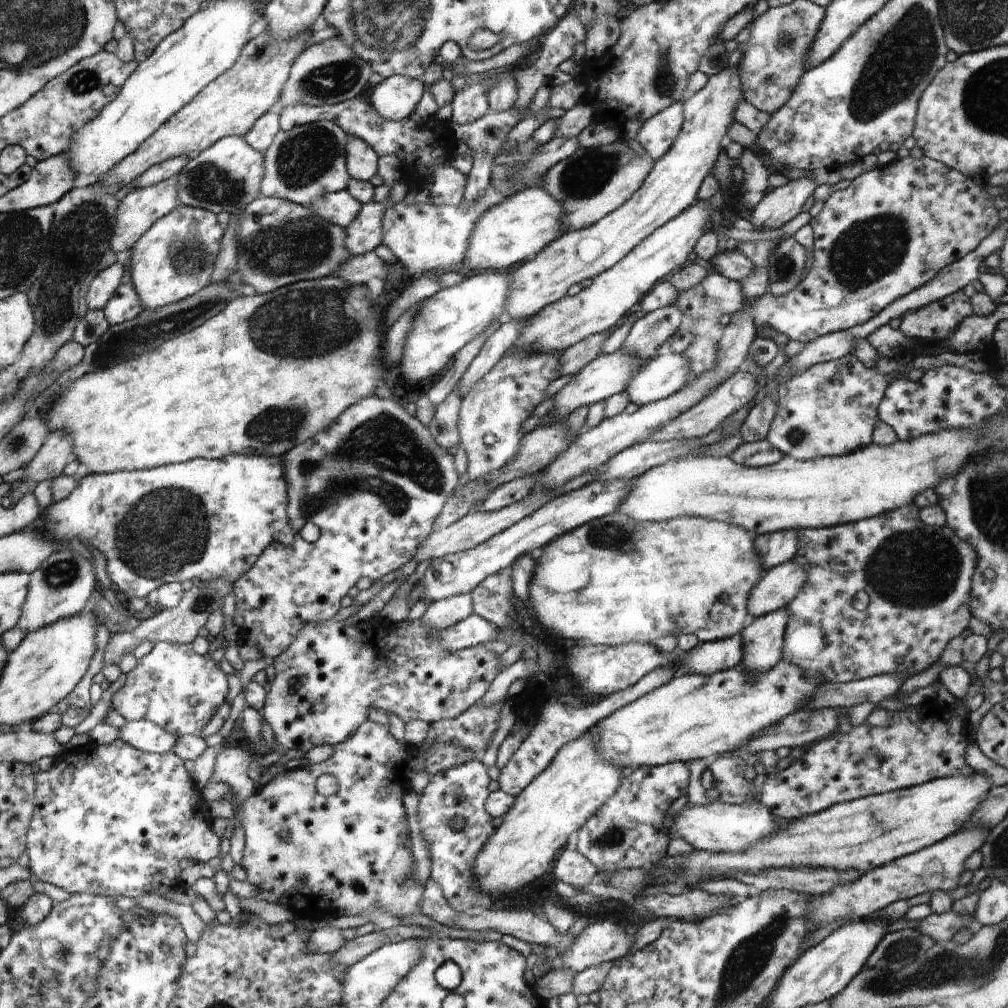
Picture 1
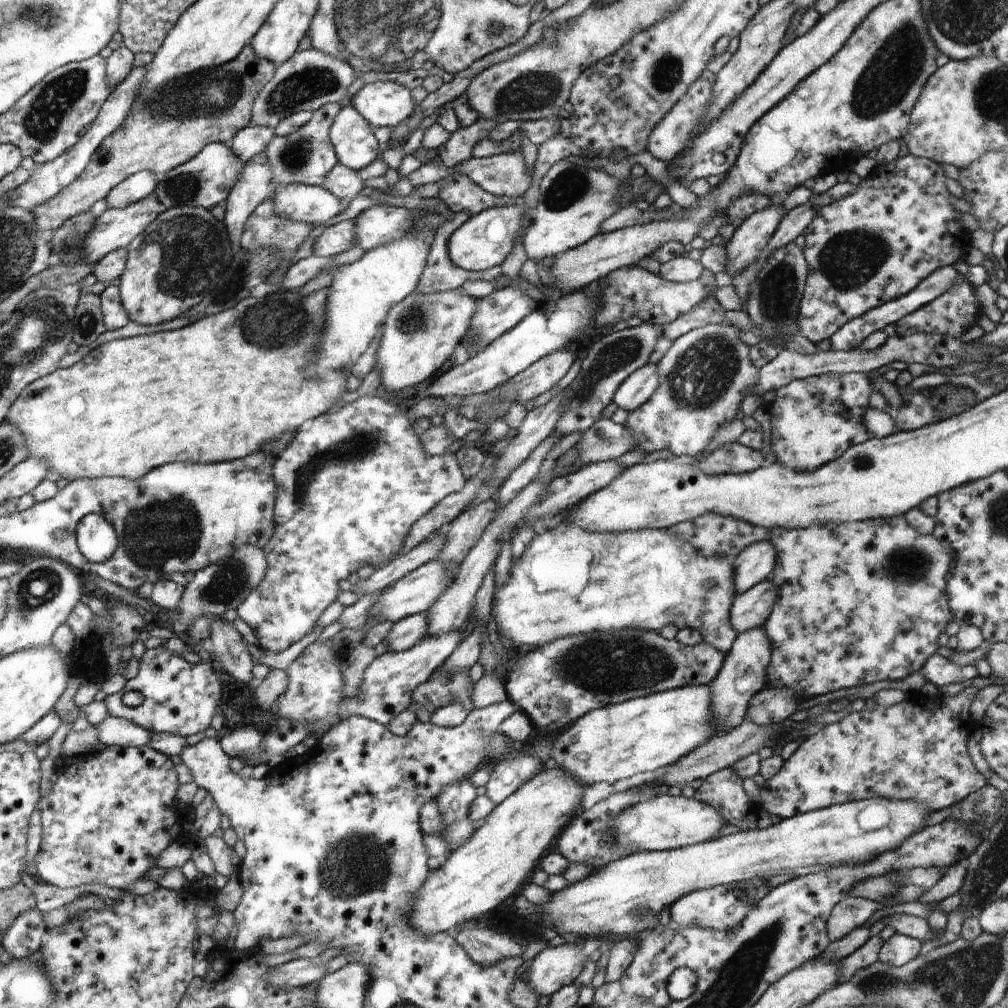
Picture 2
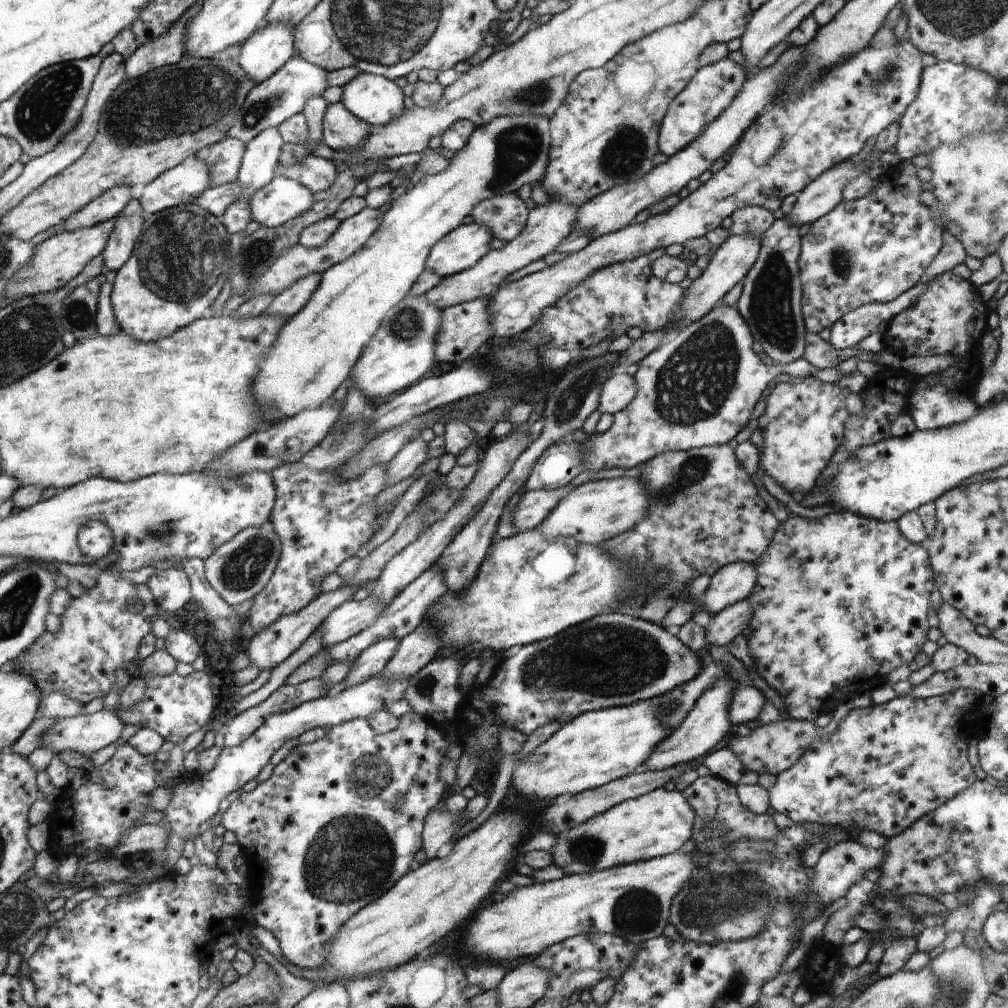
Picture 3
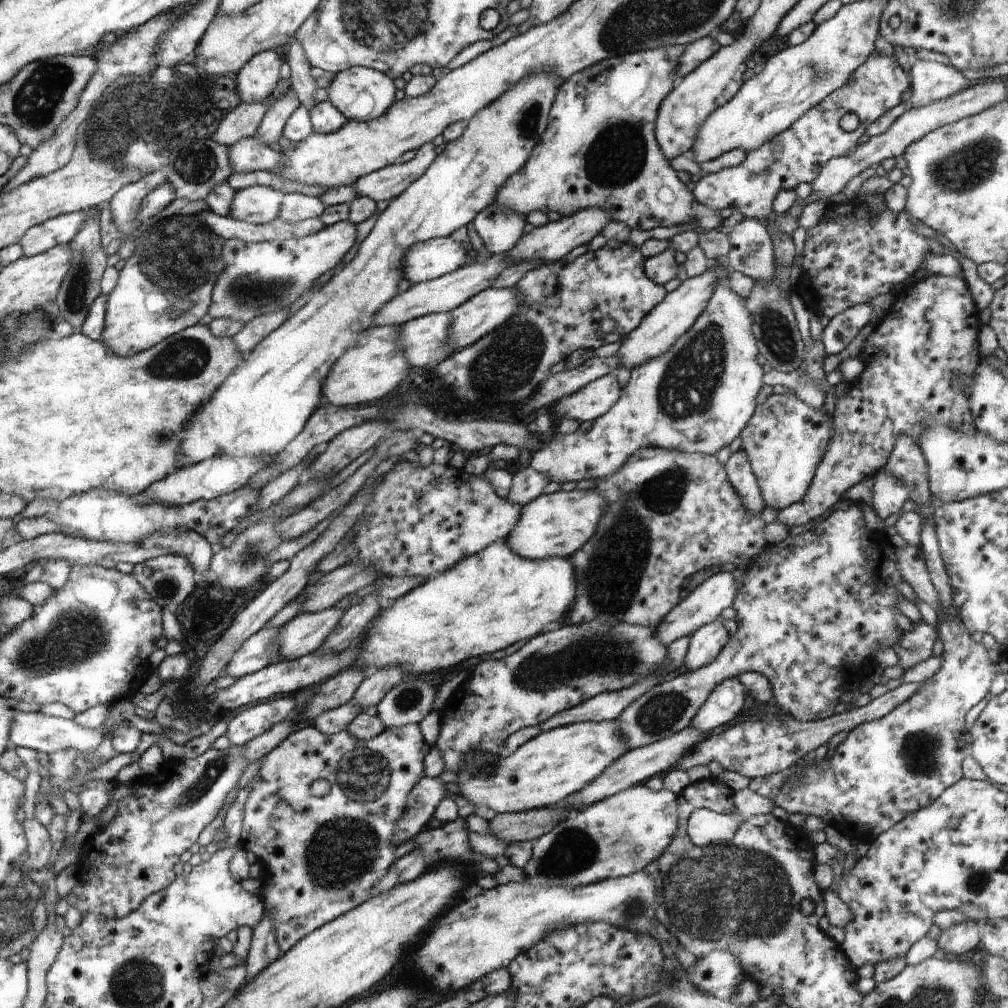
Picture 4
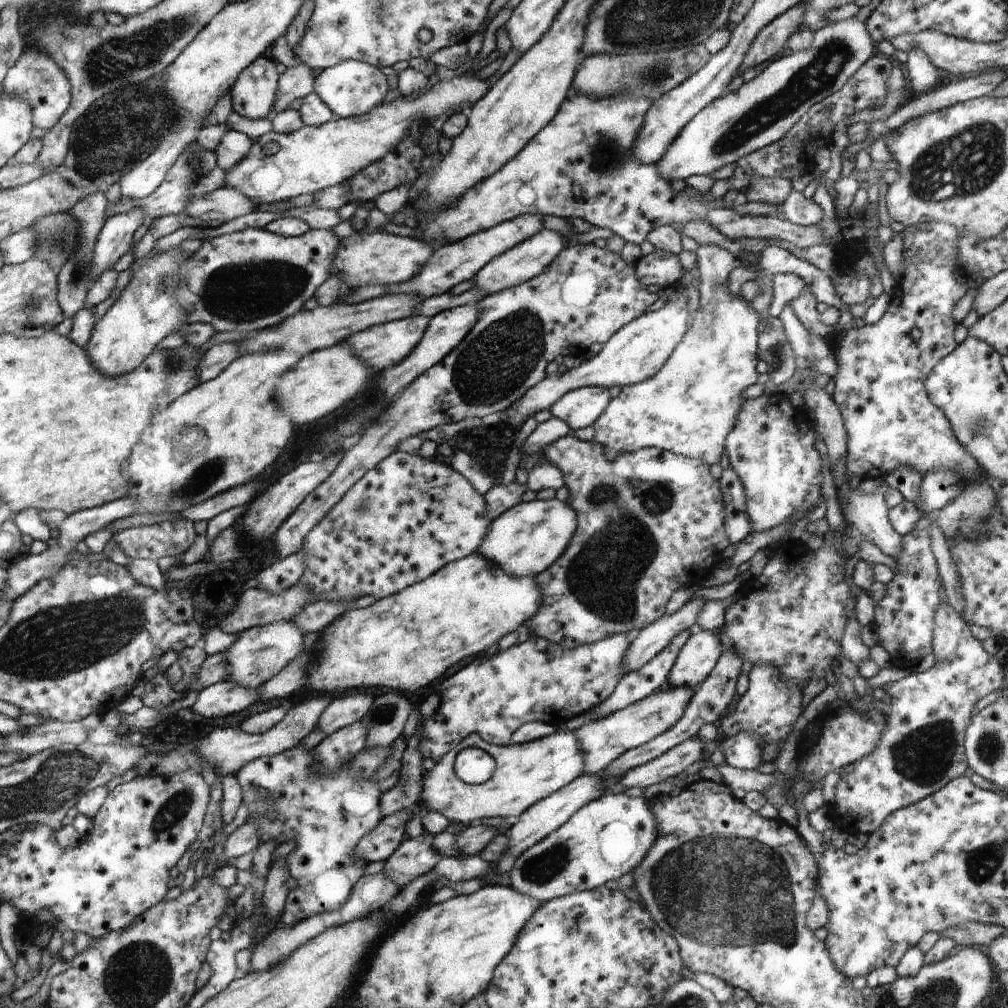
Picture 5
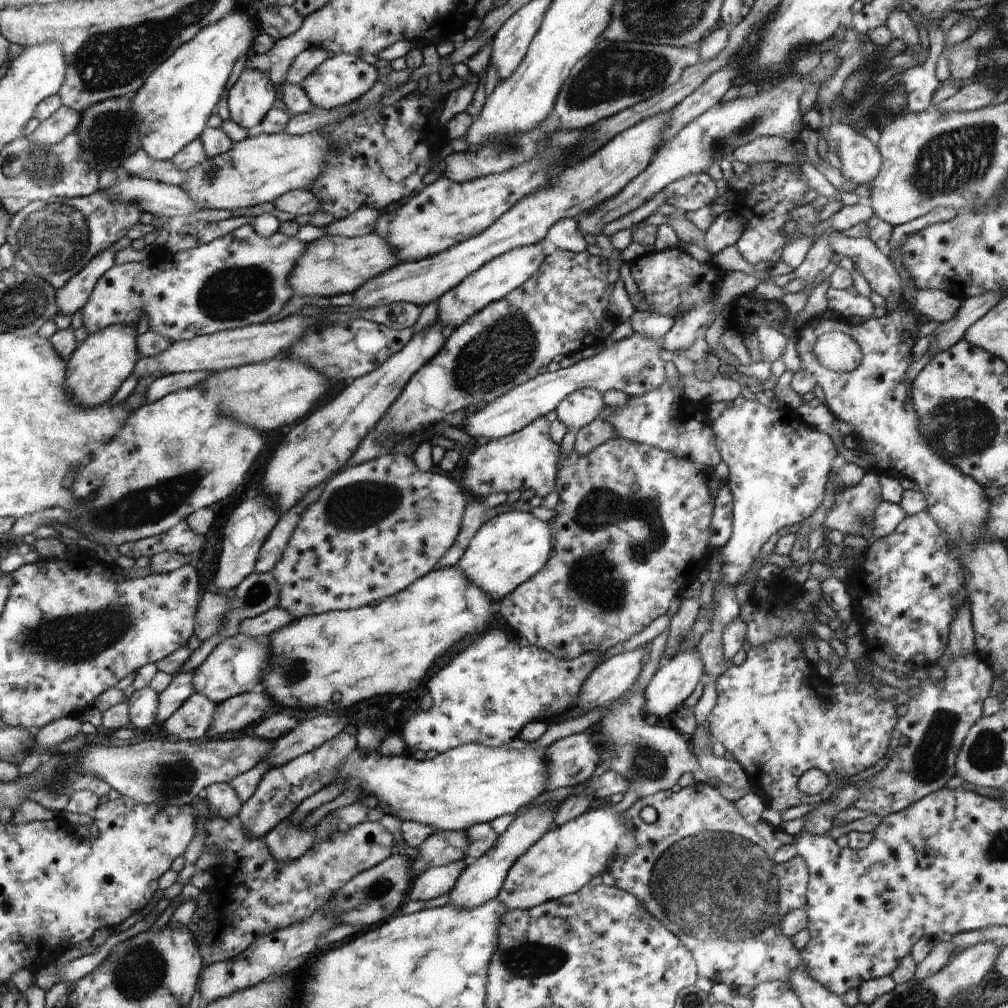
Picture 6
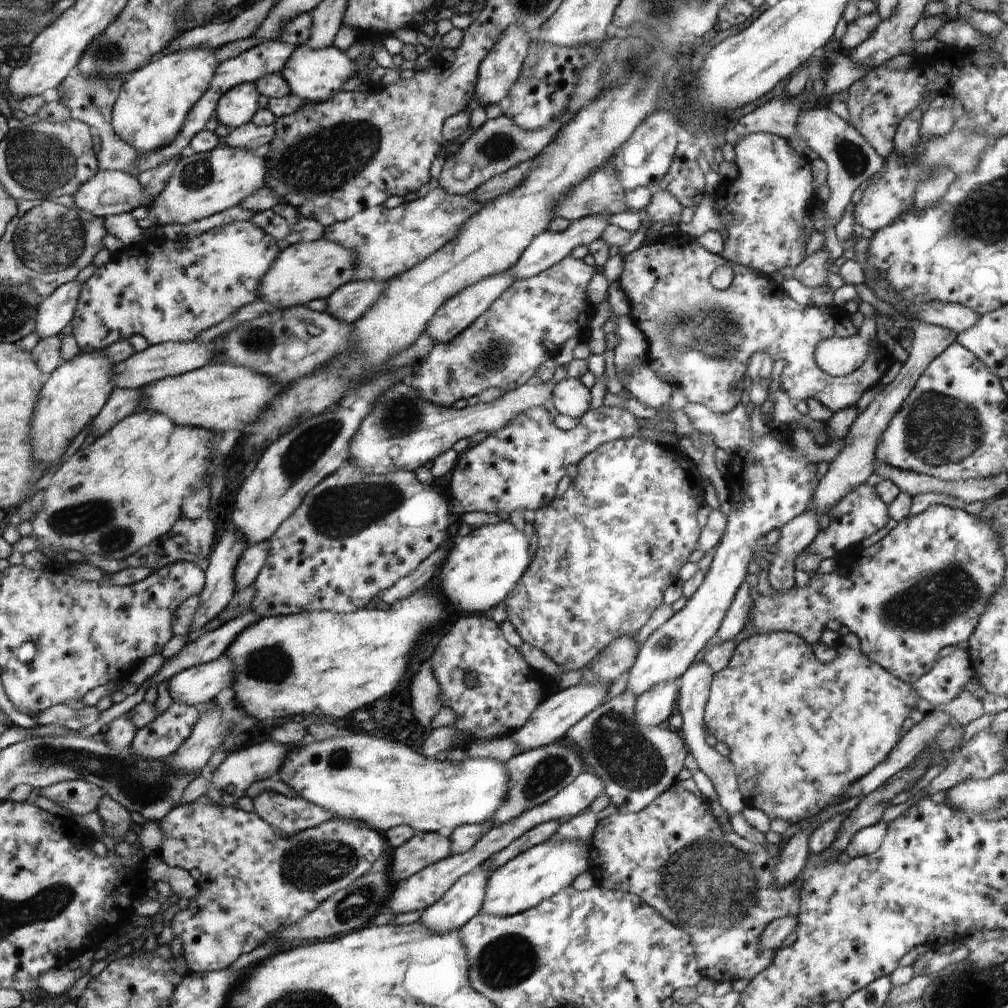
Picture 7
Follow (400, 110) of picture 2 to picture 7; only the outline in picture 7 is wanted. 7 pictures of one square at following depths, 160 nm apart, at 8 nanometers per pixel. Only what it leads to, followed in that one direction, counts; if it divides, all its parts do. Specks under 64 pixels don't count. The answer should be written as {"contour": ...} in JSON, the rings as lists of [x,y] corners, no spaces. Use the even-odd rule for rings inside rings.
{"contour":[[[299,45],[292,54],[291,62],[284,68],[280,75],[288,82],[290,93],[305,100],[306,102],[316,102],[322,104],[326,100],[330,101],[338,95],[338,90],[344,80],[354,78],[356,74],[356,62],[350,59],[345,52],[336,50],[335,46],[316,50],[308,46]]]}

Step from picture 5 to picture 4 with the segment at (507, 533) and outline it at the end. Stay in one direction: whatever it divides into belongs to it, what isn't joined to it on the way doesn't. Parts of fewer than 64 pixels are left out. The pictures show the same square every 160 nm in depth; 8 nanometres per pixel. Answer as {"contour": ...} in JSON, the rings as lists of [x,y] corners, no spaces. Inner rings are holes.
{"contour":[[[573,489],[569,492],[541,494],[523,508],[524,512],[518,526],[506,538],[510,548],[528,560],[542,560],[556,556],[572,558],[575,552],[595,534],[599,518],[608,508],[608,501],[594,489]]]}

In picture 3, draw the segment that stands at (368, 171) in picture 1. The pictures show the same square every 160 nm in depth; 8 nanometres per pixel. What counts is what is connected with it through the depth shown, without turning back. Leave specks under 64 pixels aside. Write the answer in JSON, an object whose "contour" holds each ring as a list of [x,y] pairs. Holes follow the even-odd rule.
{"contour":[[[340,101],[330,104],[324,120],[323,141],[333,150],[364,147],[370,125],[356,118]]]}

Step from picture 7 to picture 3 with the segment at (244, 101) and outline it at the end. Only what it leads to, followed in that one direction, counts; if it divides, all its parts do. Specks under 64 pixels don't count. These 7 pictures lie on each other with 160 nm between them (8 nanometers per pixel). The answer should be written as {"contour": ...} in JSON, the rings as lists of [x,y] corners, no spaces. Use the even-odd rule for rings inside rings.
{"contour":[[[277,21],[256,31],[241,48],[236,60],[246,70],[248,77],[258,83],[276,74],[294,54],[294,25],[284,25]]]}

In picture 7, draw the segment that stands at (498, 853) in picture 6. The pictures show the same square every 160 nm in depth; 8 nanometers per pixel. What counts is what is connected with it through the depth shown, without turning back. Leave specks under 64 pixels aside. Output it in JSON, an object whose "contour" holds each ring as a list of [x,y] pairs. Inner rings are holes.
{"contour":[[[480,864],[475,870],[464,875],[441,899],[426,908],[419,922],[426,924],[431,932],[446,933],[459,930],[468,920],[482,912],[488,878],[492,866]]]}

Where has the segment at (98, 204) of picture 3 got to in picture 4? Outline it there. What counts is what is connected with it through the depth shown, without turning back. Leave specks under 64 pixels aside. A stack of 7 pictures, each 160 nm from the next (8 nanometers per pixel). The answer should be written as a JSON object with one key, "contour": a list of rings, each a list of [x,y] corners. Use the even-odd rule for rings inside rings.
{"contour":[[[76,211],[48,219],[32,227],[18,243],[22,252],[31,257],[58,245],[66,245],[87,219],[88,211]]]}

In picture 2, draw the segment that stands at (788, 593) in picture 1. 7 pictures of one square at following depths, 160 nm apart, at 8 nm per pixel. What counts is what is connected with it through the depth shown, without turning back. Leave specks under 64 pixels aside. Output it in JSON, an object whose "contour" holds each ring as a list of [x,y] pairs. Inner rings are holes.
{"contour":[[[770,578],[749,588],[744,594],[736,595],[729,610],[729,620],[737,636],[762,627],[776,599],[777,593]]]}

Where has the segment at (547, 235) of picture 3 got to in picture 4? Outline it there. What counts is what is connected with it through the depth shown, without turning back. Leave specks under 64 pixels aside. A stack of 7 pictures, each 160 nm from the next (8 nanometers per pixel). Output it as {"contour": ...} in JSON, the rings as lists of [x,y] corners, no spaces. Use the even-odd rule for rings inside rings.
{"contour":[[[492,254],[487,262],[473,261],[464,264],[456,271],[452,271],[440,278],[423,283],[413,284],[408,290],[390,300],[374,318],[370,328],[384,327],[386,325],[403,325],[406,321],[418,319],[422,315],[432,313],[449,313],[456,310],[462,303],[474,298],[480,291],[490,288],[497,276],[511,264],[507,254]]]}

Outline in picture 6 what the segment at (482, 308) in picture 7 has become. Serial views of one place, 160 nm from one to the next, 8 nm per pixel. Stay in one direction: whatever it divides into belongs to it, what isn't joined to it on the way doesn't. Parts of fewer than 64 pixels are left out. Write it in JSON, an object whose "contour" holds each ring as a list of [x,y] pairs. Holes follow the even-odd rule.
{"contour":[[[536,243],[525,247],[516,247],[498,255],[486,265],[468,275],[458,287],[448,291],[438,301],[437,322],[450,334],[452,330],[463,326],[471,316],[478,314],[490,303],[506,298],[515,288],[522,287],[532,275],[538,272],[546,260],[542,245]]]}

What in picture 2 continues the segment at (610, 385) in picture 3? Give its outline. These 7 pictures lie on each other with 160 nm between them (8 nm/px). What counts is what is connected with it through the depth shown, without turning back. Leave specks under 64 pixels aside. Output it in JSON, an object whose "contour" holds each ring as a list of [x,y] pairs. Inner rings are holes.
{"contour":[[[645,364],[627,376],[614,391],[612,400],[628,412],[642,406],[655,393],[659,383],[657,364]]]}

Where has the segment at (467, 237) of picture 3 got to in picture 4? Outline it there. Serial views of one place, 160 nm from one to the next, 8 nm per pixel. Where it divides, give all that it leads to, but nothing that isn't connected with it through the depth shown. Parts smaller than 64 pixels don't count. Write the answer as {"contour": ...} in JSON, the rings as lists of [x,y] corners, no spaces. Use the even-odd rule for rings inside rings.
{"contour":[[[436,237],[408,248],[404,278],[411,284],[440,278],[465,264],[468,251],[451,237]]]}

